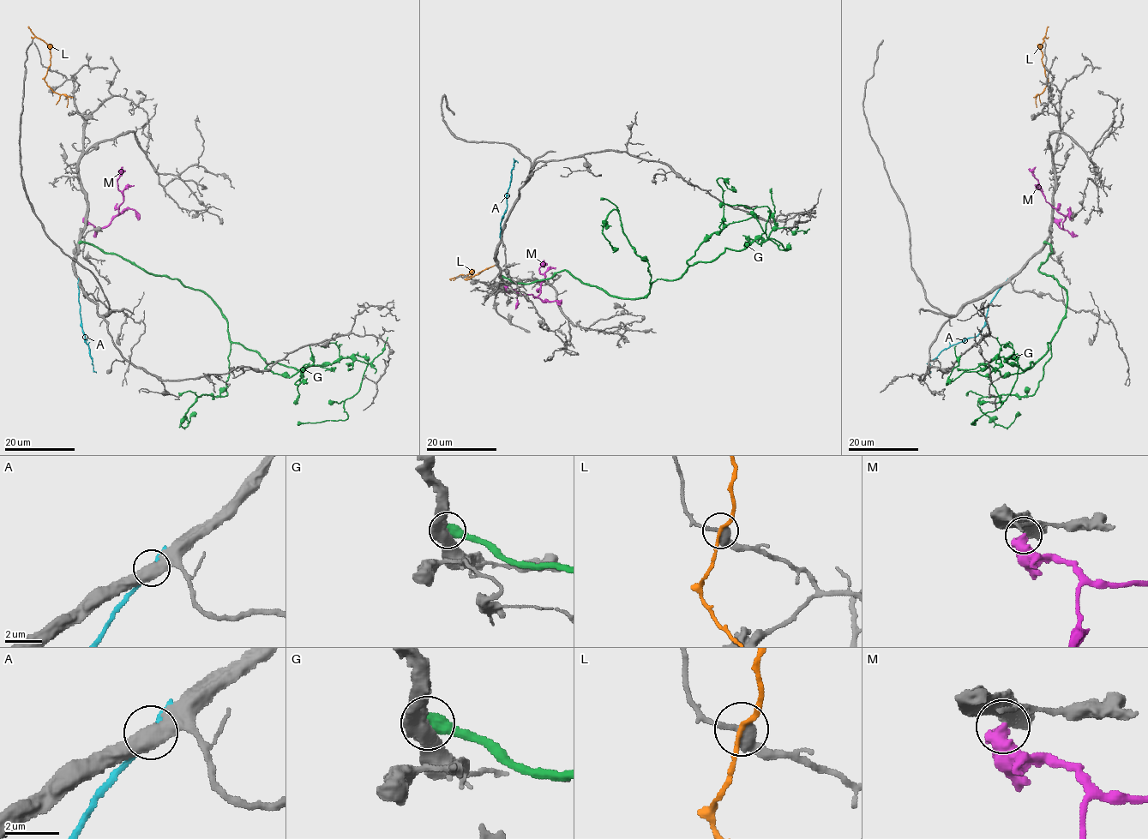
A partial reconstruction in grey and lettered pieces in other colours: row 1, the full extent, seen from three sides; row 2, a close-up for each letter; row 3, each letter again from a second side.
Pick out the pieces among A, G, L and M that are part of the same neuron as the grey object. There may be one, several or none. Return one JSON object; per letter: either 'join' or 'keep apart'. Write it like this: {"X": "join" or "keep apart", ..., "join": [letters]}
{"A": "keep apart", "G": "keep apart", "L": "keep apart", "M": "keep apart", "join": []}

